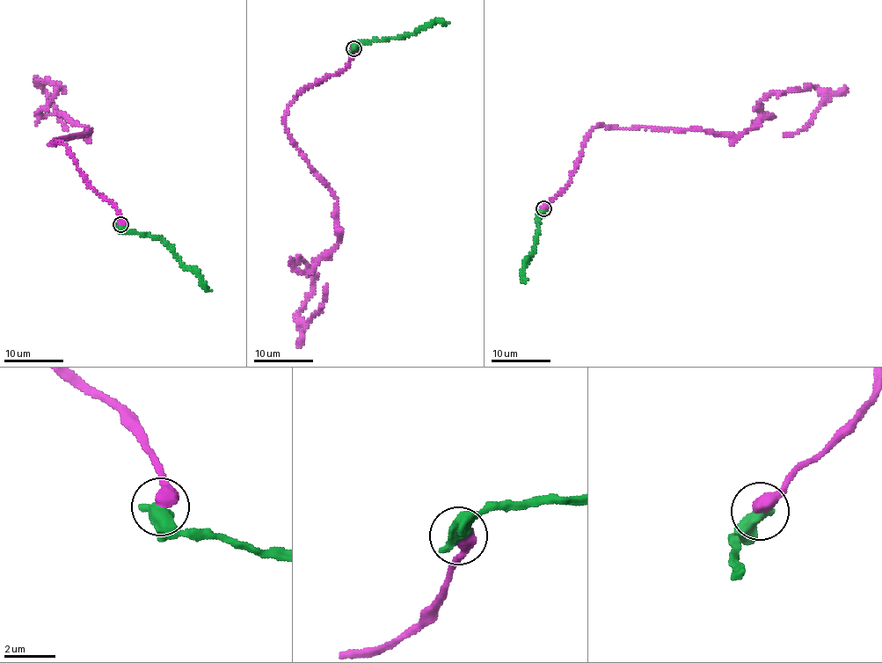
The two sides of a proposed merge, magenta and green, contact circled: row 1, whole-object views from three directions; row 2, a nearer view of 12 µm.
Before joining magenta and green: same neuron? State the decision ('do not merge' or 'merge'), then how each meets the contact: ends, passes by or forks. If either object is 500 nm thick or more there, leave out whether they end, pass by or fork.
do not merge

